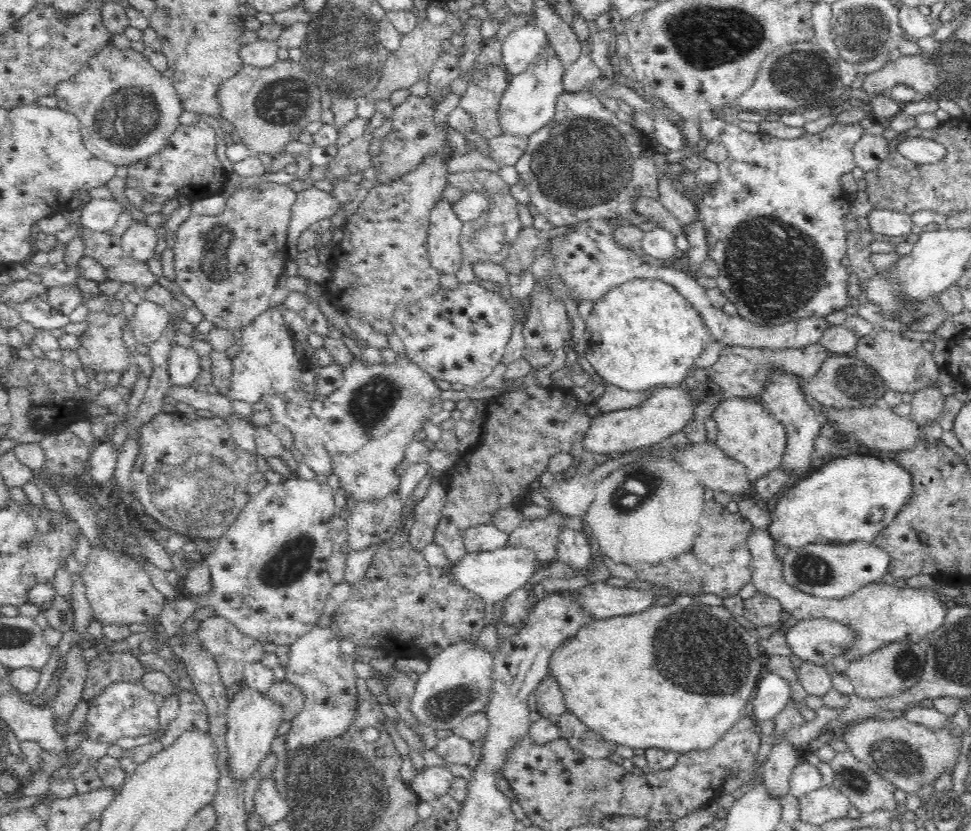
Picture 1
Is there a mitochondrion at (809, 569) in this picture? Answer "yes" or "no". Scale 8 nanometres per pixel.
yes

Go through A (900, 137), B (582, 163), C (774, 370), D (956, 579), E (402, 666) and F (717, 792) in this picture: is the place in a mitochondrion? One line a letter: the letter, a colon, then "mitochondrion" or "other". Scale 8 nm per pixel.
A: other
B: mitochondrion
C: other
D: other
E: other
F: other

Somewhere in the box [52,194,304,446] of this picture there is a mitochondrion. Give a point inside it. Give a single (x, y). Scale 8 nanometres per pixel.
(218, 258)

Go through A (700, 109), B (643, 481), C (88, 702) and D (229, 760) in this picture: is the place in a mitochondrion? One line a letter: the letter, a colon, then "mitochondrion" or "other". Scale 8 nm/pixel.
A: other
B: mitochondrion
C: other
D: other

